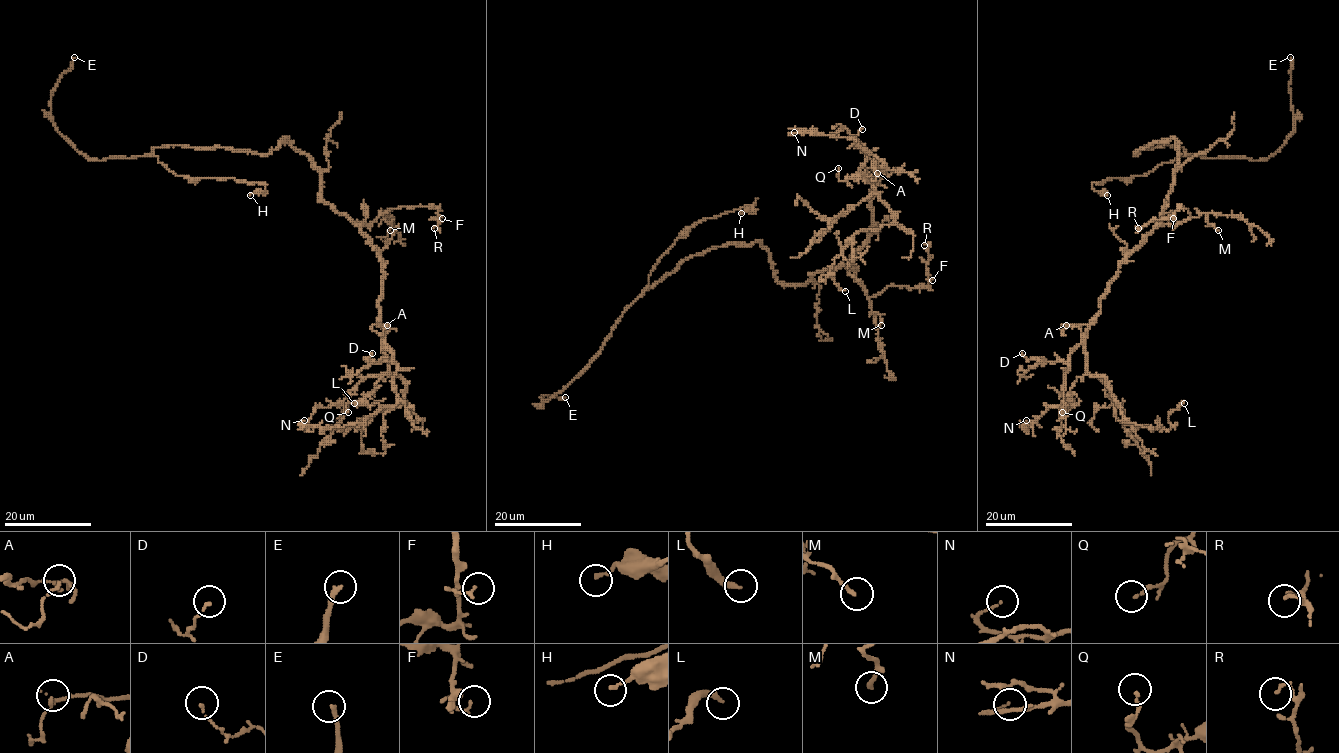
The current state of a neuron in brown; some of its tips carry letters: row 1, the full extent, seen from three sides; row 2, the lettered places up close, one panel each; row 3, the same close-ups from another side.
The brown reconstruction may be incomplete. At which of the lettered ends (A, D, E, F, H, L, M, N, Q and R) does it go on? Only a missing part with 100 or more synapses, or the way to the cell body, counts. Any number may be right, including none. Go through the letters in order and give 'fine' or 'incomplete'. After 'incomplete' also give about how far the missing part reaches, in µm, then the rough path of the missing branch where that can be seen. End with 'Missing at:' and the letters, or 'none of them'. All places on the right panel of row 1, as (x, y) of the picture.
A: fine
D: fine
E: incomplete; about 180 µm are missing; missing branch runs (1290, 57), (1272, 18), (1231, 17), (1184, 118), (1121, 156), (1166, 139), (1211, 179), (1260, 165), (1251, 111)
F: fine
H: fine
L: fine
M: fine
N: fine
Q: fine
R: fine
Missing at: E

